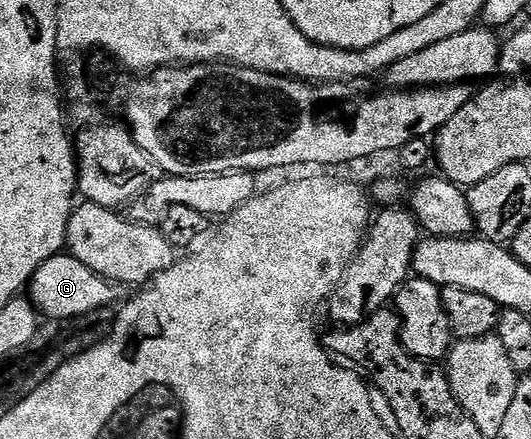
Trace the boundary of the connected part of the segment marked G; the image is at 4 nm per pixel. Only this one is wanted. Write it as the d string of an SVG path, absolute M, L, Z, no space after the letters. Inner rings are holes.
M64 251L46 259L46 263L42 263L38 271L34 271L30 282L31 289L30 300L36 306L37 314L44 316L45 313L52 321L68 321L71 317L84 317L87 313L96 315L100 308L117 304L117 286L90 271L86 263L78 263L78 259Z

